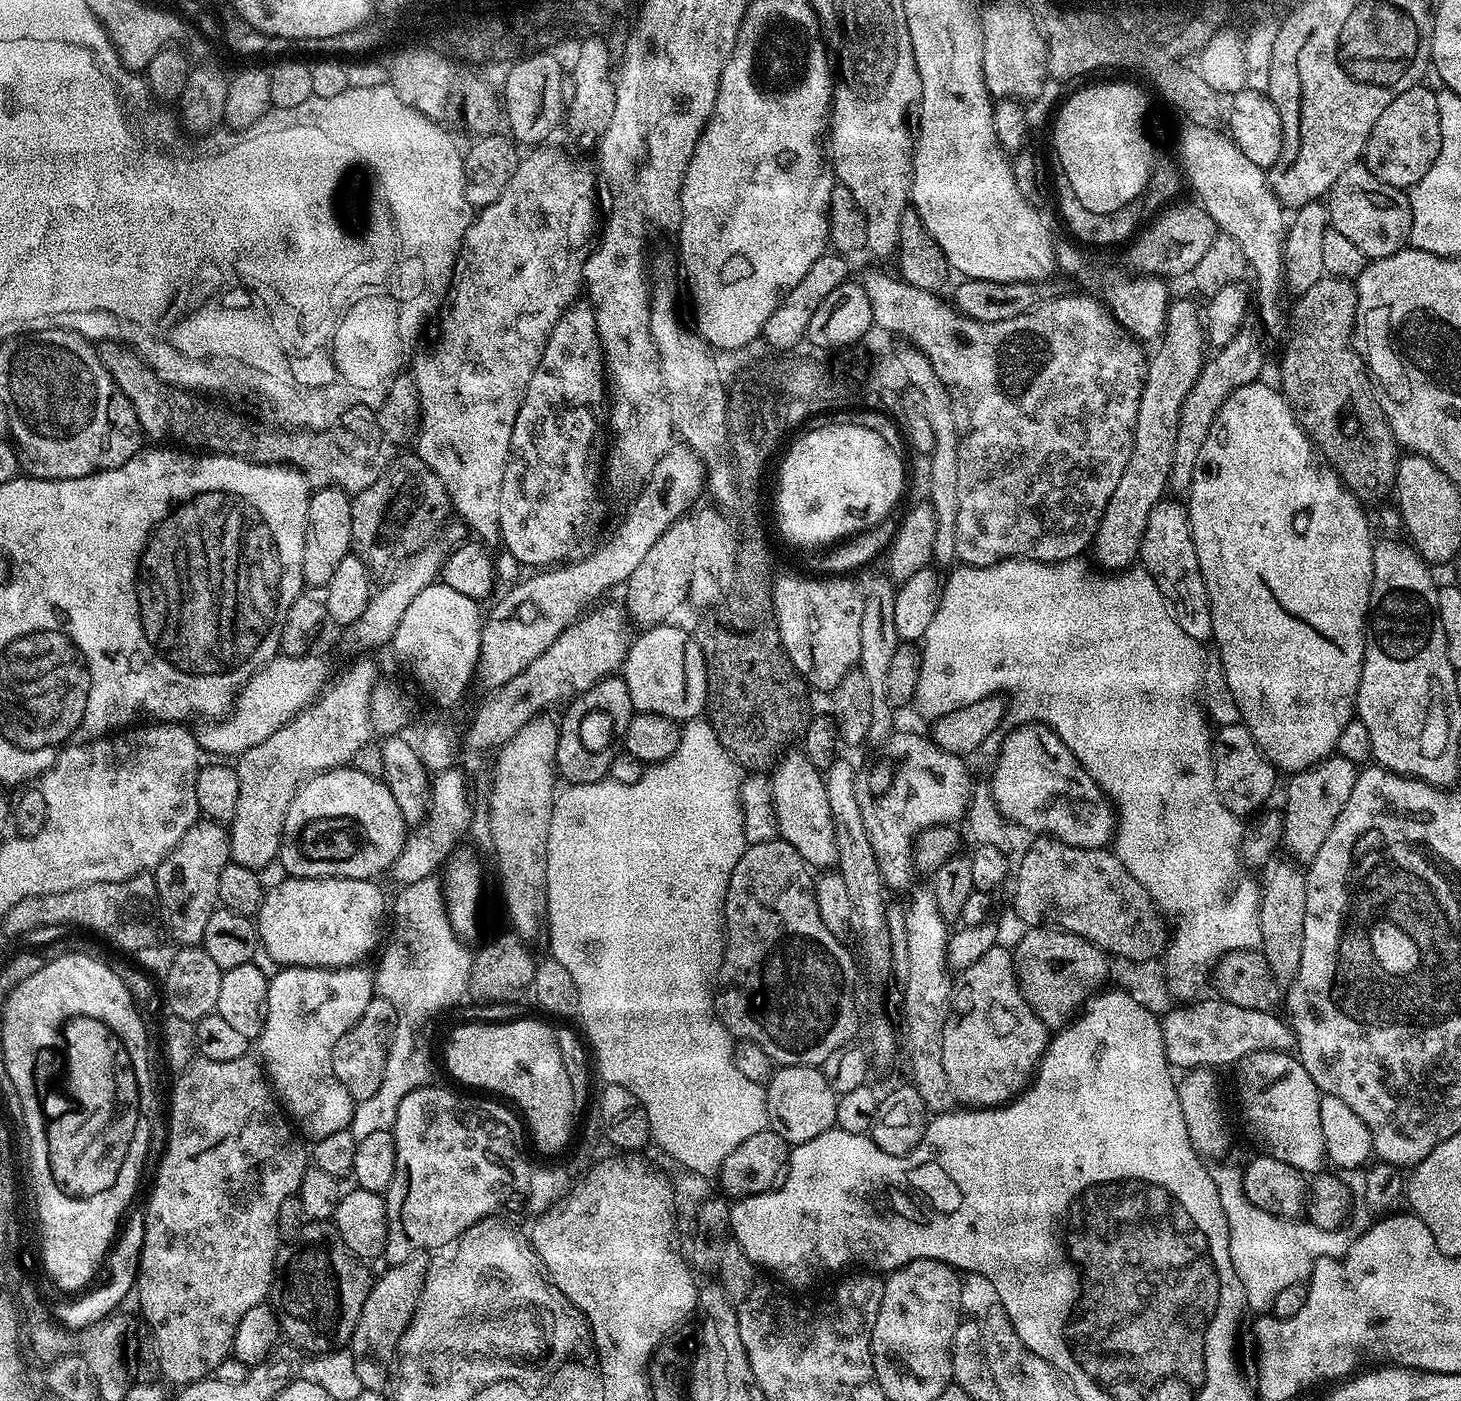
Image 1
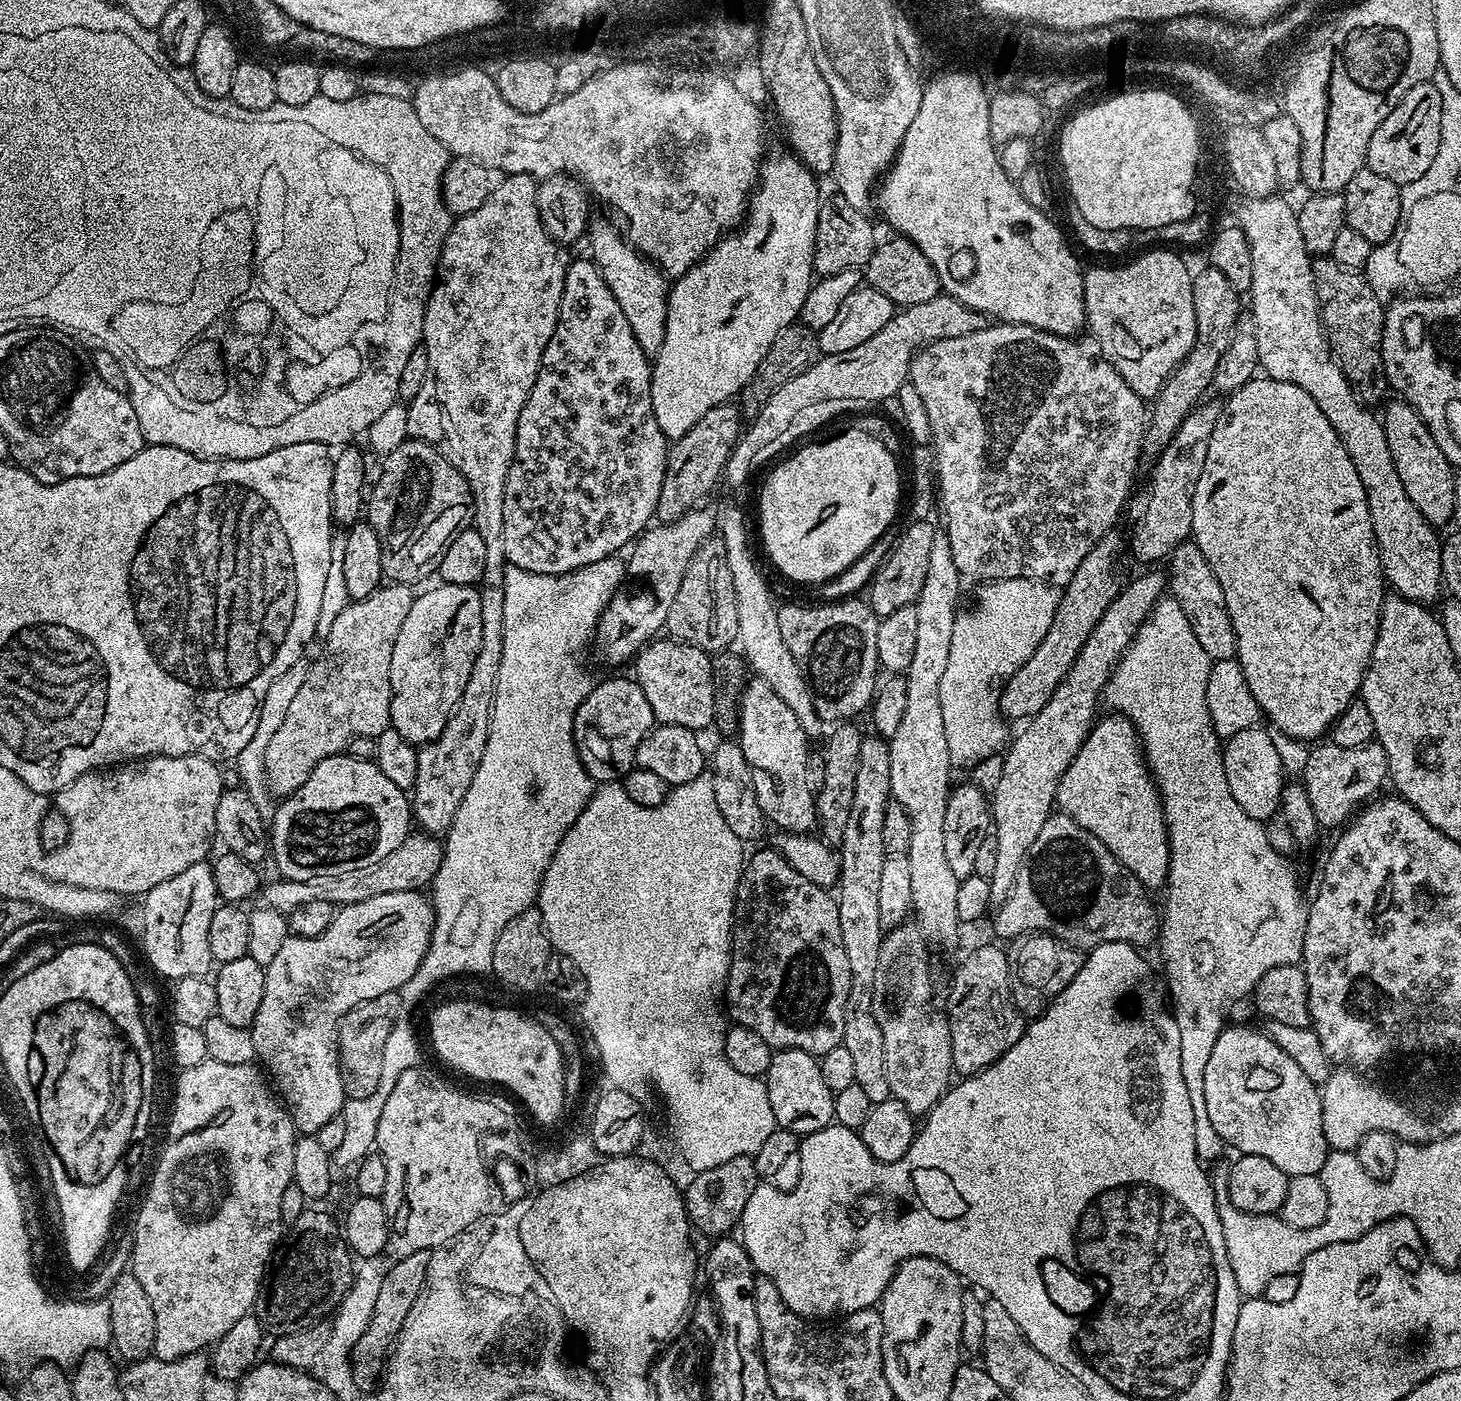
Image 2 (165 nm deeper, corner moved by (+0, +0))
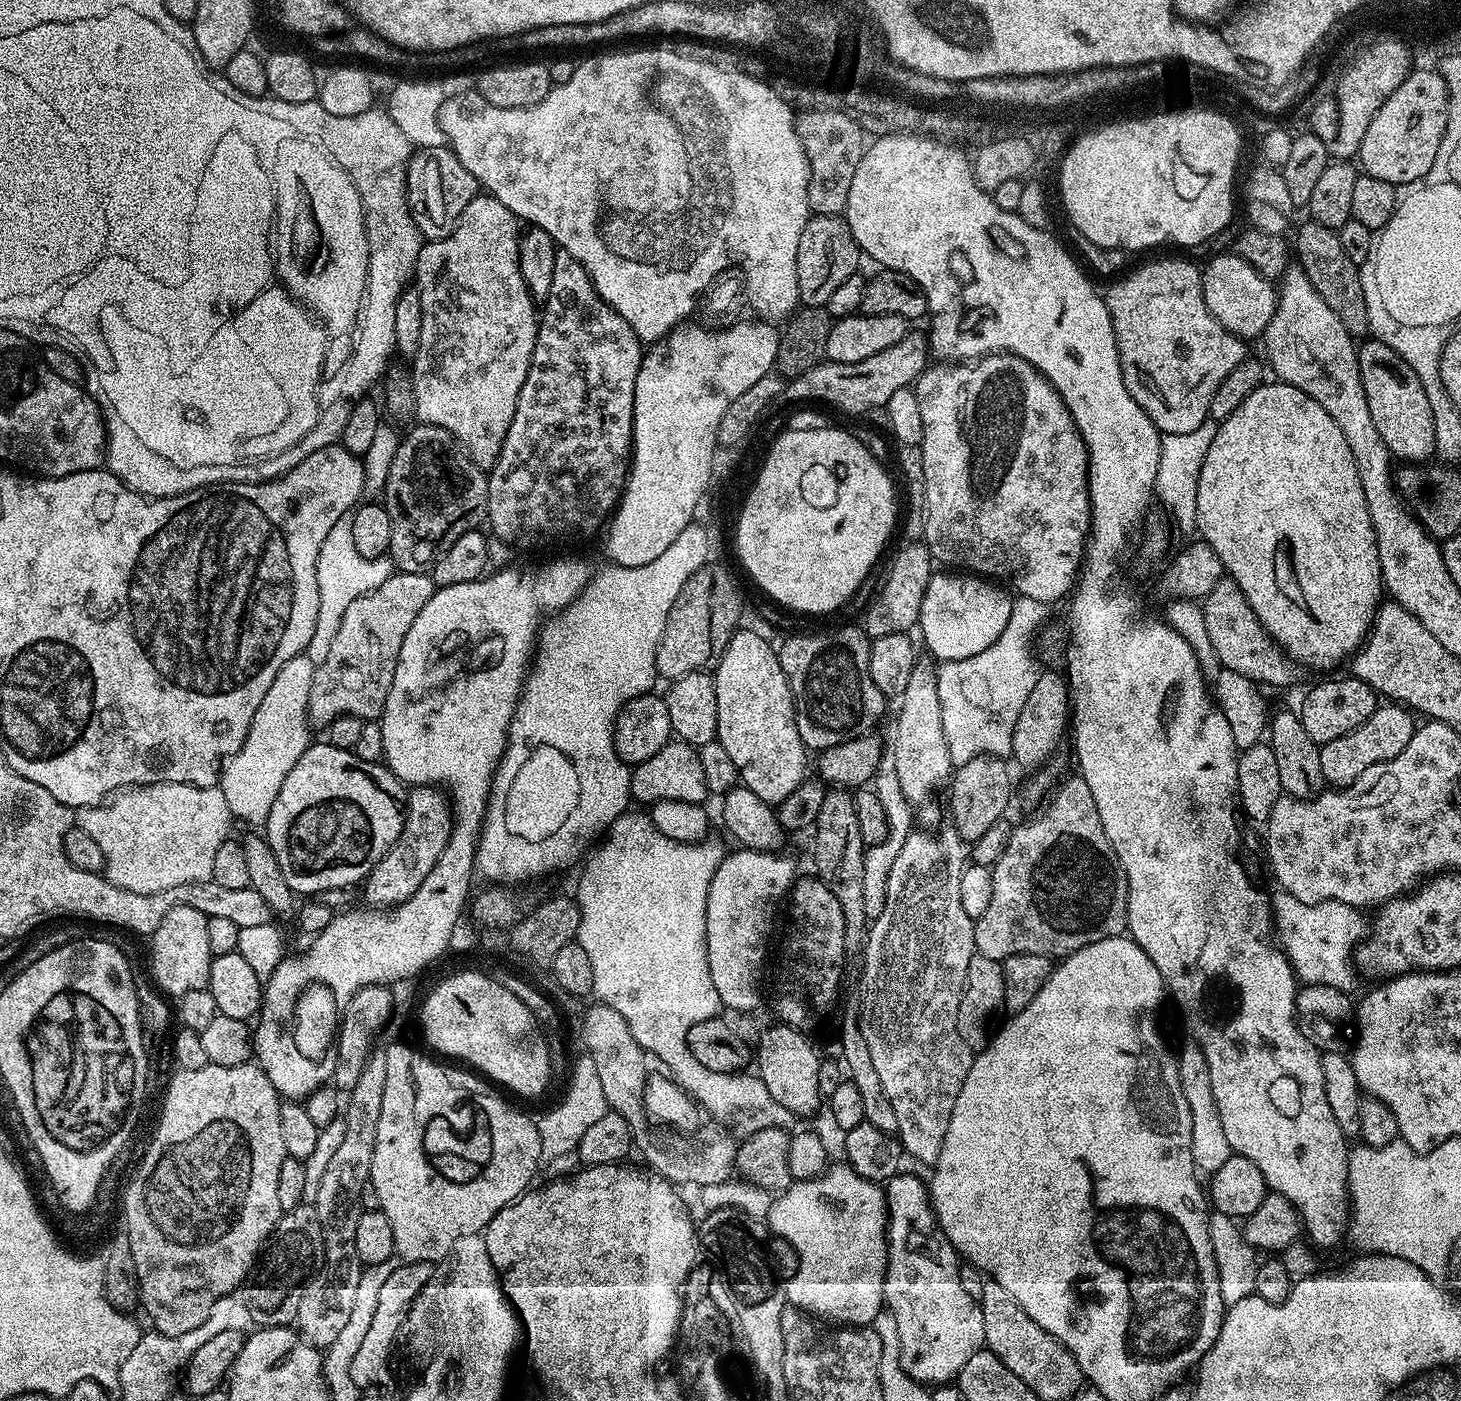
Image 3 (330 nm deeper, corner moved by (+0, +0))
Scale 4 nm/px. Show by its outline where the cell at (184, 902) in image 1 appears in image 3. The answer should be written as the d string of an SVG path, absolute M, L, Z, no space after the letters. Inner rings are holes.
M174 906L166 910L158 930L150 937L152 943L152 976L155 987L162 992L169 992L178 998L190 990L202 990L208 987L212 951L206 931L208 916L194 906Z

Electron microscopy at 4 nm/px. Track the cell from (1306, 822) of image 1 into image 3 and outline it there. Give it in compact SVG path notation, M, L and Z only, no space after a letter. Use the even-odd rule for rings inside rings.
M1384 702L1374 710L1374 714L1370 714L1370 718L1362 726L1342 738L1334 738L1334 742L1320 745L1325 781L1332 786L1353 784L1370 766L1402 754L1402 750L1406 750L1406 742L1410 742L1410 738L1416 733L1417 725L1412 724L1412 719L1413 713L1407 707L1396 702Z

